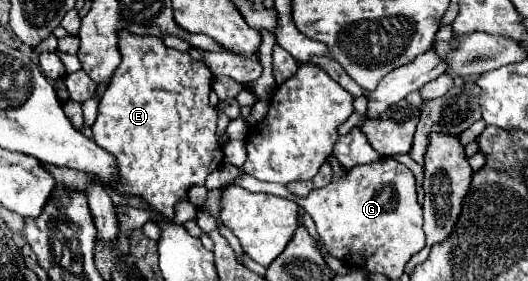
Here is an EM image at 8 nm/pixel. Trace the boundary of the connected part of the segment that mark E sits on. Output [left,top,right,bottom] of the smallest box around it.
[93,29,223,217]

